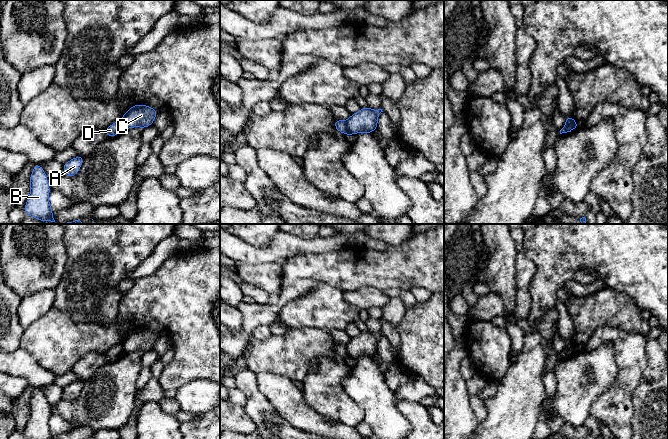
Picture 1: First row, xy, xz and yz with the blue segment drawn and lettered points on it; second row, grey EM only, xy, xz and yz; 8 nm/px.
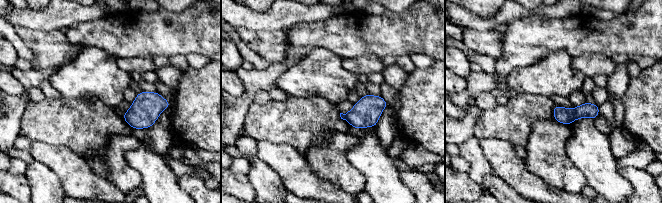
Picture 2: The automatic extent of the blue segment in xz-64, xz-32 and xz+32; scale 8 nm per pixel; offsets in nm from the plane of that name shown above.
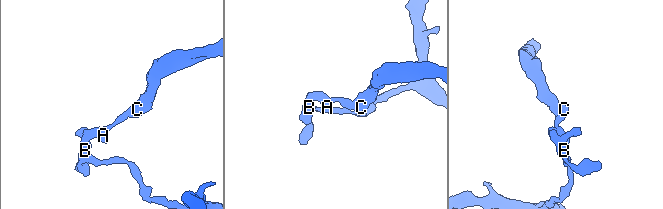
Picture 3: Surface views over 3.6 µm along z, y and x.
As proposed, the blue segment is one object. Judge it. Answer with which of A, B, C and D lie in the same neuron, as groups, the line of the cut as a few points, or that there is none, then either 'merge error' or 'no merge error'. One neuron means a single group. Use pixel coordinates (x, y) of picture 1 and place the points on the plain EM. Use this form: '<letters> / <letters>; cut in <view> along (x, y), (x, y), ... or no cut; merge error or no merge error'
A B D / C; cut in xz along (345, 345), (348, 358); merge error

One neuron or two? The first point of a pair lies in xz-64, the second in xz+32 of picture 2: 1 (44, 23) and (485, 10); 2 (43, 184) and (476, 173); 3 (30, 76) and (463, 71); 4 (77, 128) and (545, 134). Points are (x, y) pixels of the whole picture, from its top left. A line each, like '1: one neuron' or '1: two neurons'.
1: two neurons
2: one neuron
3: two neurons
4: two neurons

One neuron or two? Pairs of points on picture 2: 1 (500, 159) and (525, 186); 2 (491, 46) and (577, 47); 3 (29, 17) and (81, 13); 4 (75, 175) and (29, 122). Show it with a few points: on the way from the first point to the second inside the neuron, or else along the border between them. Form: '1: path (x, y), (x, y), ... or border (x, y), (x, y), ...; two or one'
1: path (507, 166), (519, 180); one
2: border (503, 33), (502, 54), (496, 60); two
3: path (42, 17), (53, 17), (59, 13), (68, 13); one
4: border (32, 140), (60, 144), (70, 149); two

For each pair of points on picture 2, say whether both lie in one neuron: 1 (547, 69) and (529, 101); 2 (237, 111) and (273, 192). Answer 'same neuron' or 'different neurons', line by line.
1: different neurons
2: different neurons

